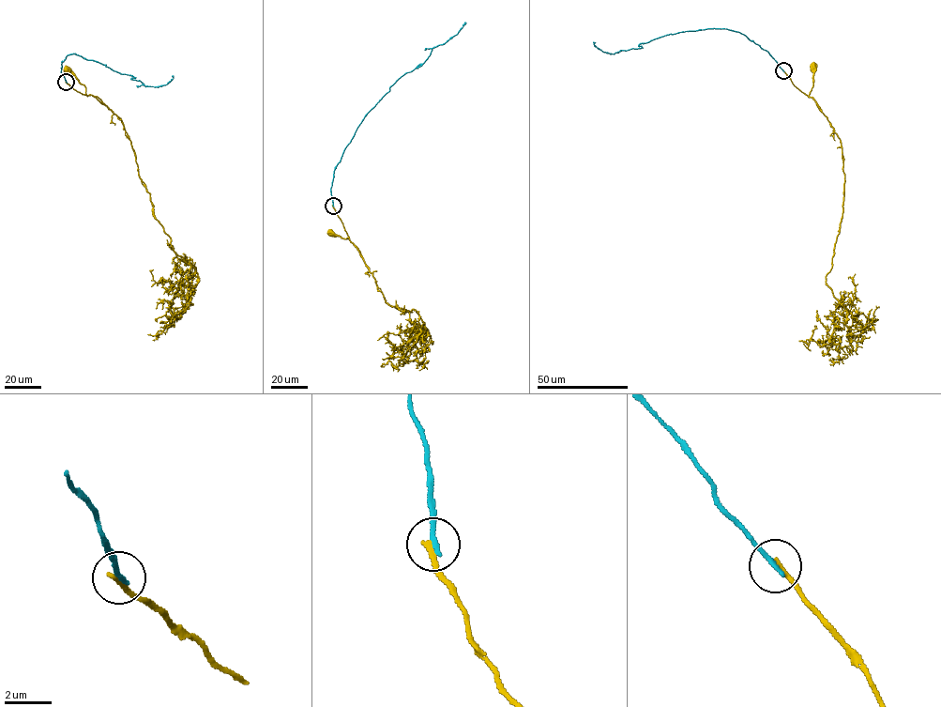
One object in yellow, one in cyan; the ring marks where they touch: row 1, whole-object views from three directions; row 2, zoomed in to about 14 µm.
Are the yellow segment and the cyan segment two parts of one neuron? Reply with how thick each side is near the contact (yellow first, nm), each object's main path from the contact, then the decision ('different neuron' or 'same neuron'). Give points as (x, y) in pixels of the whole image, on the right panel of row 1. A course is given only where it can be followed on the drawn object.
240/220 nm | yellow via (783, 70), (795, 85), (808, 96), (812, 86), (812, 66) | cyan via (783, 70), (767, 51), (724, 28), (668, 35), (614, 54), (595, 42) | different neuron

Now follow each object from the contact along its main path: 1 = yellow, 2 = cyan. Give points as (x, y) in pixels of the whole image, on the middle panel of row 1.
1: (333, 206), (348, 237), (342, 238), (330, 232)
2: (333, 206), (334, 170), (365, 115), (401, 77), (419, 67), (432, 49), (444, 44), (464, 24)

